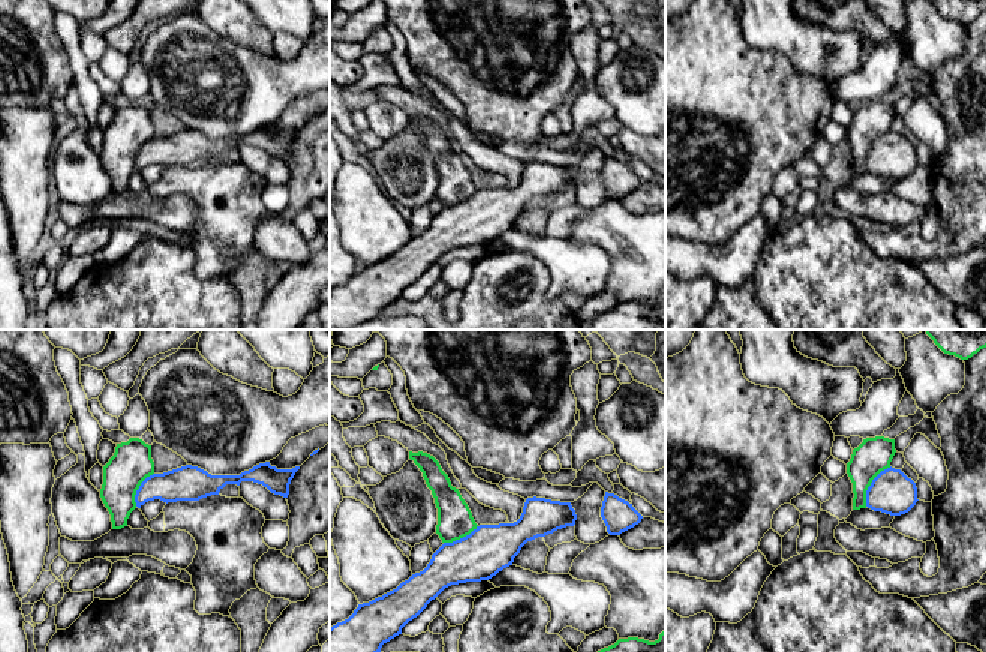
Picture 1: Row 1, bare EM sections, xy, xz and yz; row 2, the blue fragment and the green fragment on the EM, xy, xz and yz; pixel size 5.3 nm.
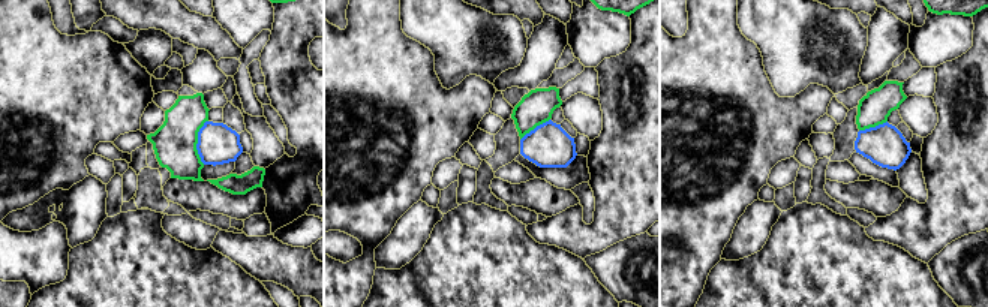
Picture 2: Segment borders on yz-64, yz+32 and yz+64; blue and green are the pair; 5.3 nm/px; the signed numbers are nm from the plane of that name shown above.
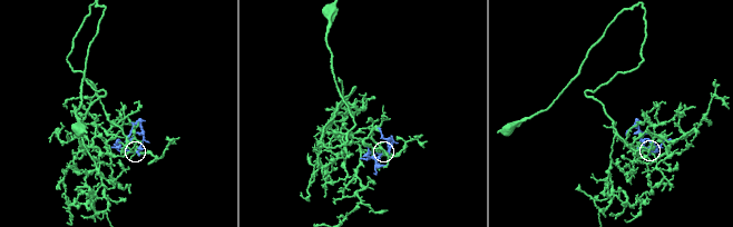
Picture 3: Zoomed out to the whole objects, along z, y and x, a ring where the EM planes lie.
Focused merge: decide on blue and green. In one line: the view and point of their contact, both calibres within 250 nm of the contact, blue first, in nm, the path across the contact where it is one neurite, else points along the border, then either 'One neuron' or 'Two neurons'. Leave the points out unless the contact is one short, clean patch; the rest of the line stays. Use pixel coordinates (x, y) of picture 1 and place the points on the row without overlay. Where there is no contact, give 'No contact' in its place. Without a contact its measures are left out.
Touches blue at yz (871, 149). Thickness 240 nm (blue) against 190 nm. Boundary: yz (890, 131), (884, 132), (872, 144), (866, 155), (865, 170). Two neurons

